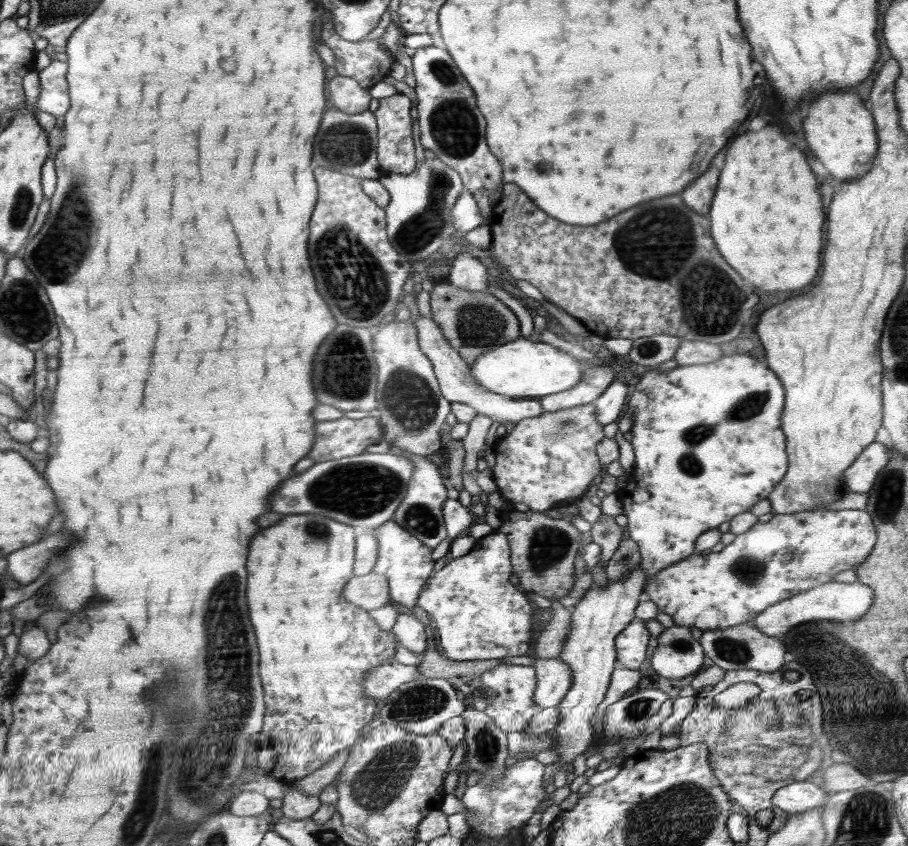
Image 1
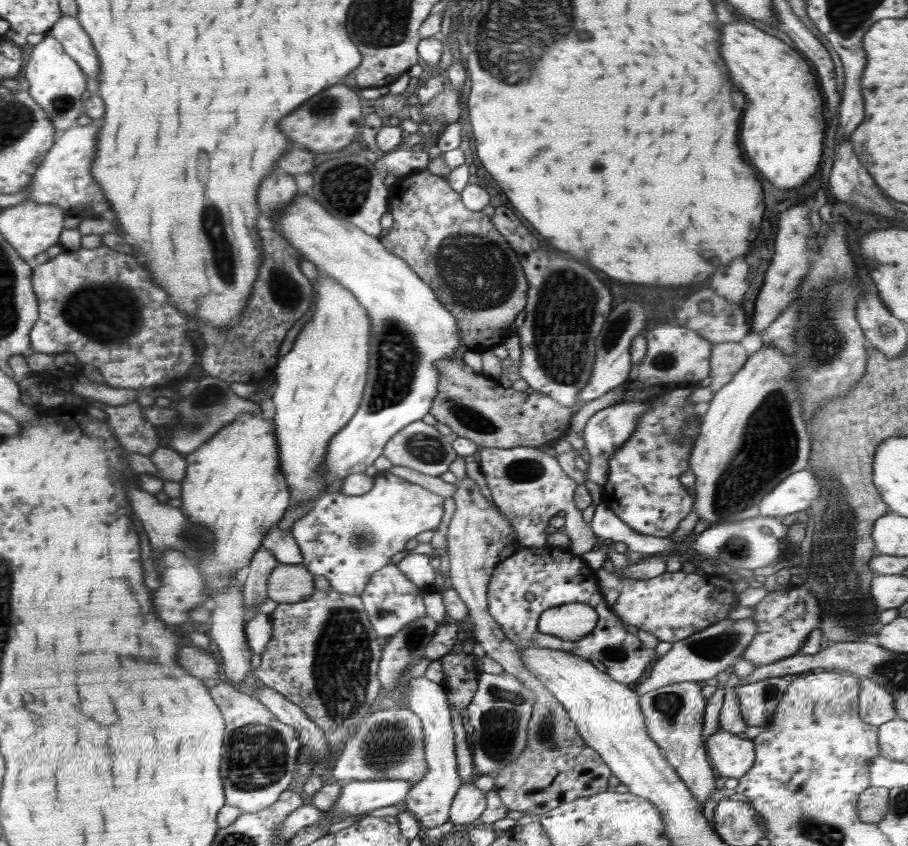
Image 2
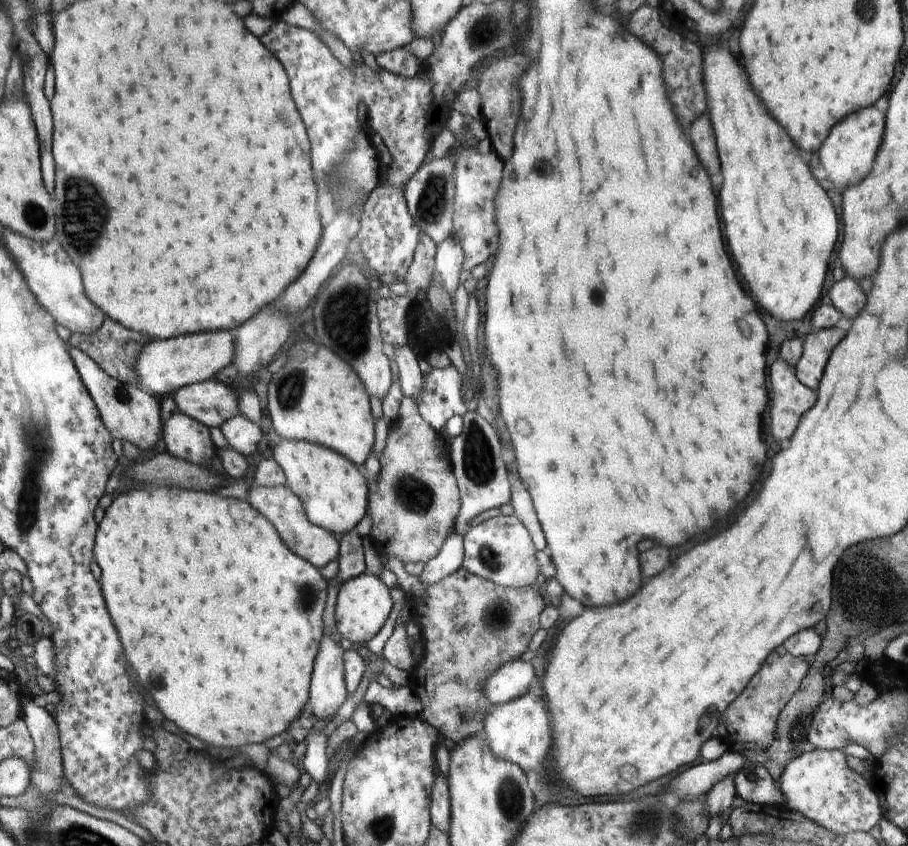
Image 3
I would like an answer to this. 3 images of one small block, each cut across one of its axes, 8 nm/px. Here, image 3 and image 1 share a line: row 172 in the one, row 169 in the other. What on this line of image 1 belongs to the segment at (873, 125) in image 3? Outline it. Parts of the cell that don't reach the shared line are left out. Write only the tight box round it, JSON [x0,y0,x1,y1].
[804,92,878,182]

